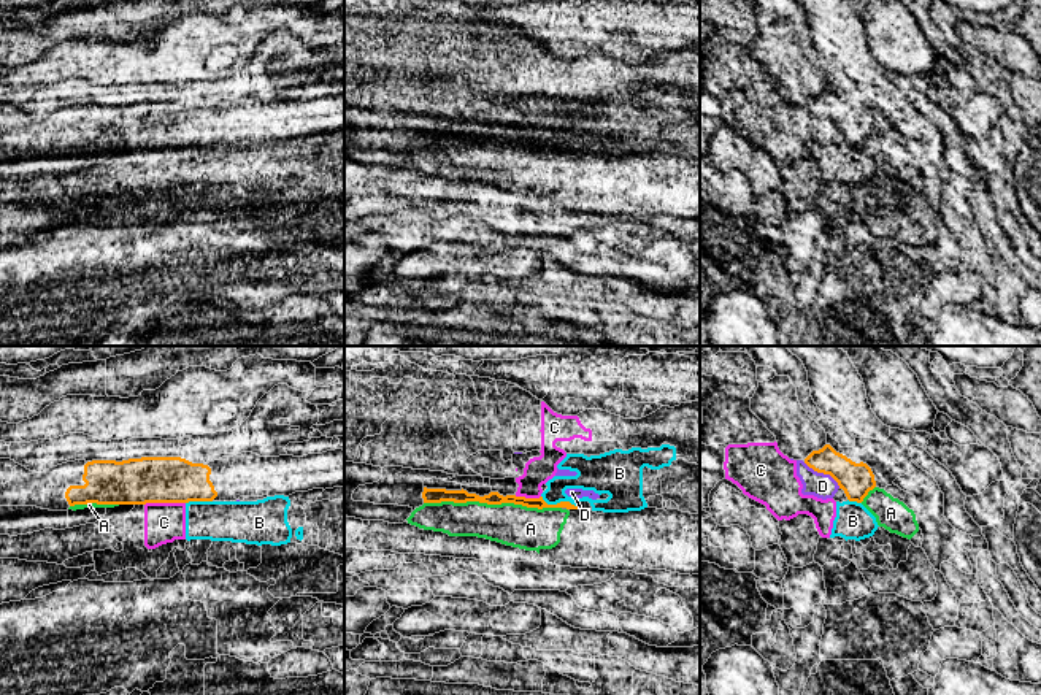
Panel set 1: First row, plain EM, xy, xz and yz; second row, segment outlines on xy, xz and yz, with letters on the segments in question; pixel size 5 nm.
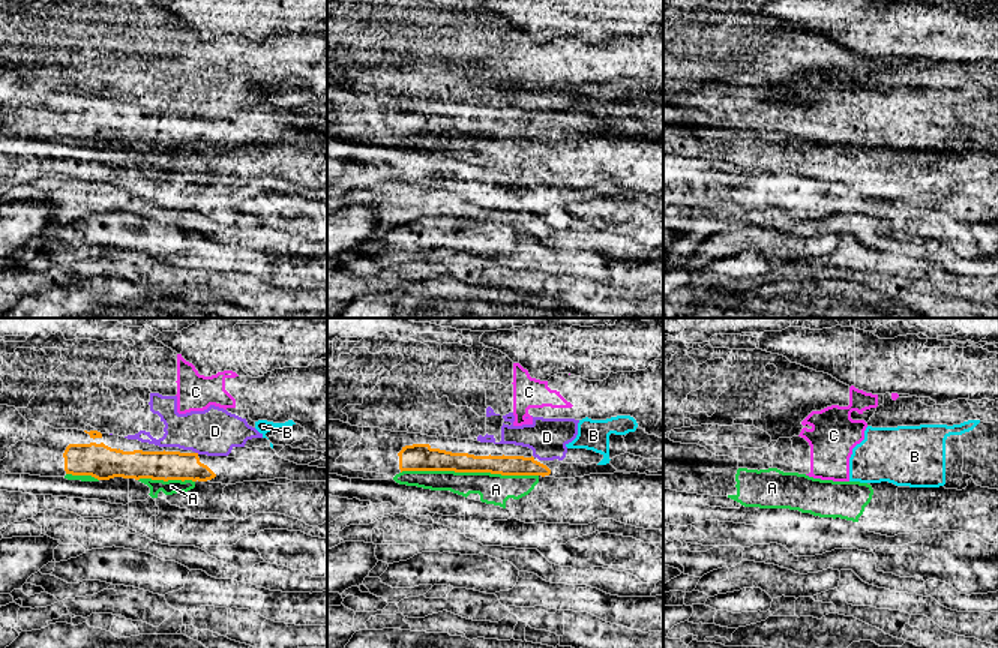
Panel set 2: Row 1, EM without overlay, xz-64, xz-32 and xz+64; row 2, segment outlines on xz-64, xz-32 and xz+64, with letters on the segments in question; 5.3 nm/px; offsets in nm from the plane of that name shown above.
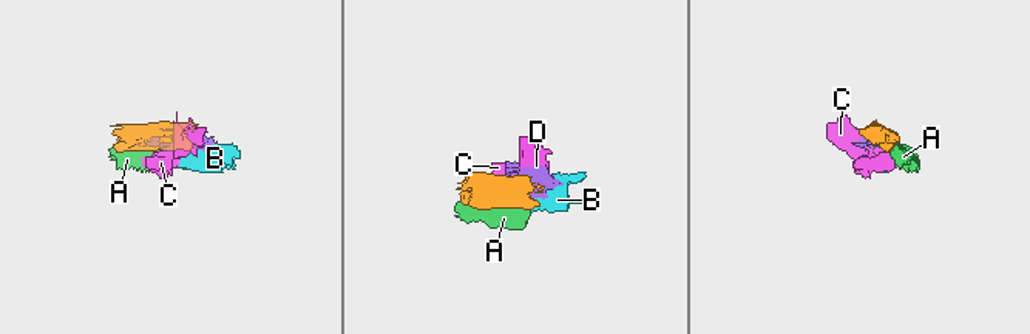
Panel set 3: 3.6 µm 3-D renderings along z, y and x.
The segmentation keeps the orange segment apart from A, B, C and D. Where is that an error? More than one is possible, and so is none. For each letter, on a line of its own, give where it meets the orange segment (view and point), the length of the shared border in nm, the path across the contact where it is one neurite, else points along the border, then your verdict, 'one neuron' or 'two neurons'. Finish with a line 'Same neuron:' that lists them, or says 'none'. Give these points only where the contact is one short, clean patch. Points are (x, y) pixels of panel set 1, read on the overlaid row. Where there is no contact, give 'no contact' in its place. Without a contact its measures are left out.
A: meets orange in xz at (492, 503); contact 700 nm long; two neurons
B: meets orange in xz at (559, 503); contact 190 nm long; border along xz (541, 495), (548, 503), (570, 502), (576, 506); two neurons
C: meets orange in xy at (164, 502); contact 200 nm long; border along xy (184, 502), (148, 502), (145, 505); two neurons
D: meets orange in yz at (822, 472); contact 240 nm long; border along yz (803, 462), (818, 472), (827, 473), (840, 487); two neurons
Same neuron: none

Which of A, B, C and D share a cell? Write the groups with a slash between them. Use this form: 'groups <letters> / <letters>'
groups A / B C / D

